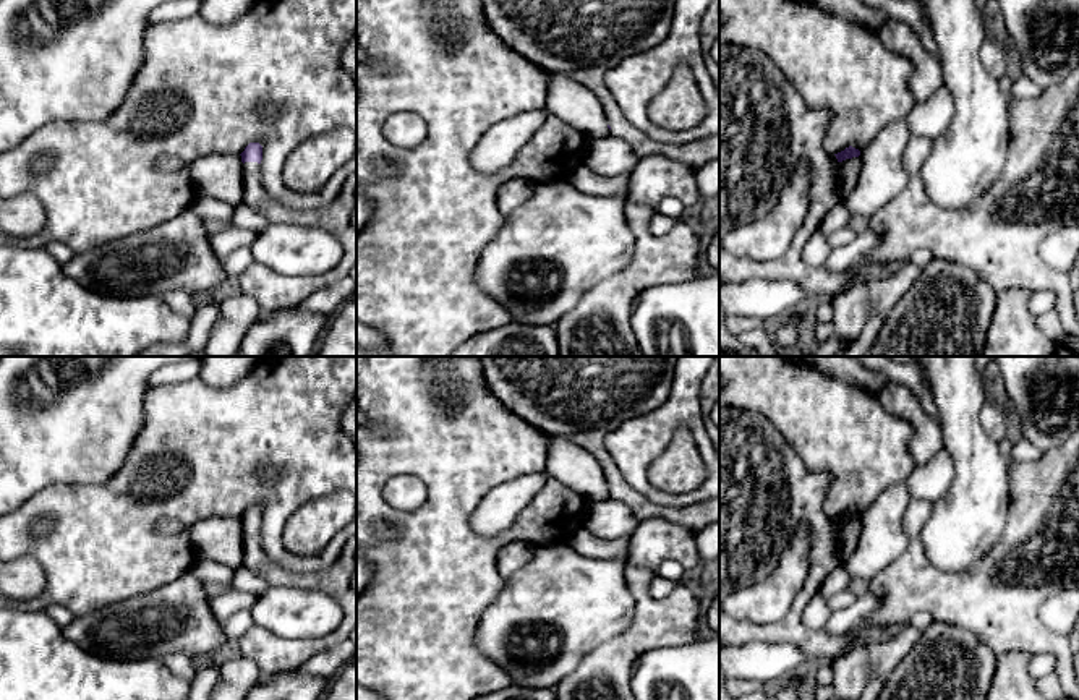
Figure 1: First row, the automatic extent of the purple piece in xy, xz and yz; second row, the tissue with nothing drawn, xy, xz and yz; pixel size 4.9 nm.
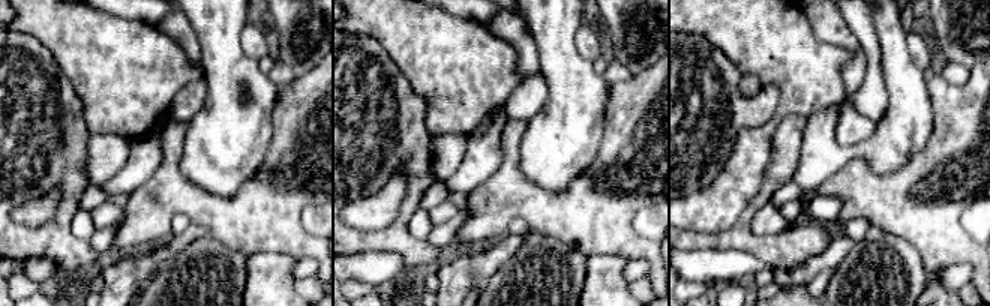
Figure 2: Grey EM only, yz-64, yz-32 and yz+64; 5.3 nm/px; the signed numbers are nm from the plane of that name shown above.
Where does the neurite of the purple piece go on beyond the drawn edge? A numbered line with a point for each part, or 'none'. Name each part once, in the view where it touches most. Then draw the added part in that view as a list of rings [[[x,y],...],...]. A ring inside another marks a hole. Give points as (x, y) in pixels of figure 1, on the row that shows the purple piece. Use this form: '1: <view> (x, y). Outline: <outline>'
1: xy (271, 292). Outline: [[[243,164],[241,203],[262,214],[271,224],[303,225],[329,232],[343,248],[342,259],[326,274],[314,277],[282,277],[271,267],[253,261],[237,279],[241,293],[253,298],[262,314],[300,306],[319,288],[350,275],[356,264],[356,228],[352,214],[356,209],[356,172],[342,185],[337,198],[319,209],[293,211],[272,199],[261,183],[261,165]]]

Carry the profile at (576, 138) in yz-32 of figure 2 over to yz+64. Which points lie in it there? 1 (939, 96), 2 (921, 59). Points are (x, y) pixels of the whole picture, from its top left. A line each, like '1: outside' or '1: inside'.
1: outside
2: outside

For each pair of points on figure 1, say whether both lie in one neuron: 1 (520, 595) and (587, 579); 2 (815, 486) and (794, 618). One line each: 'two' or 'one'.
1: one
2: one

